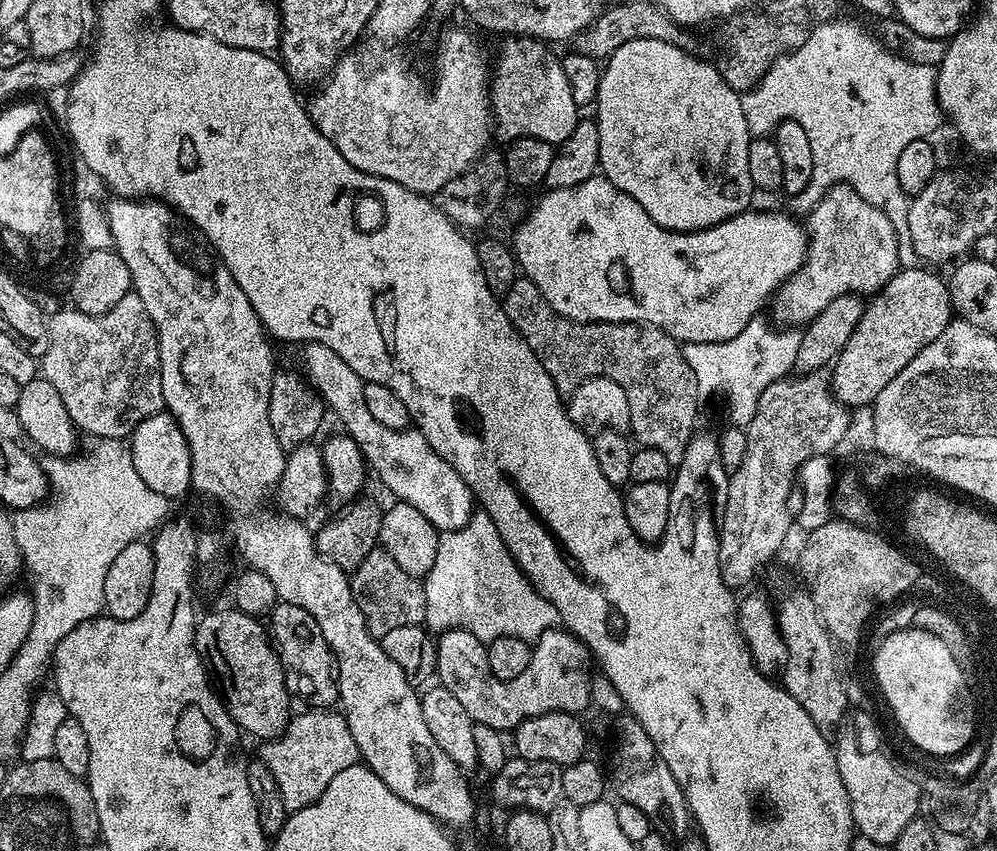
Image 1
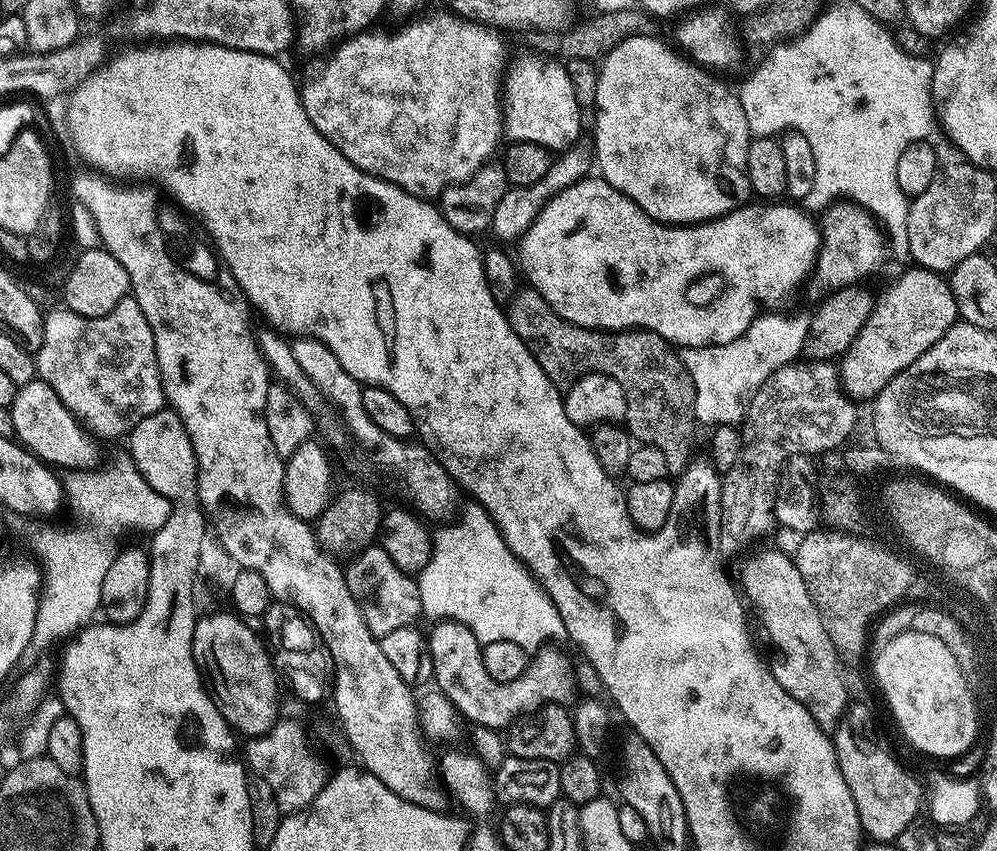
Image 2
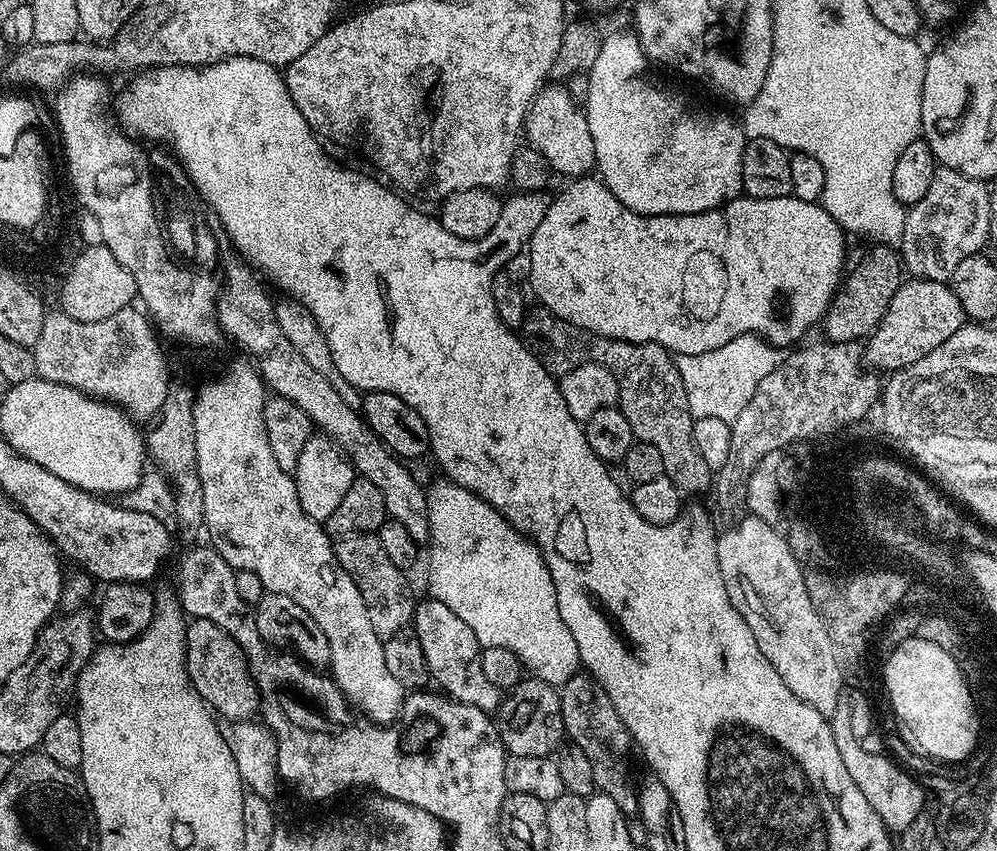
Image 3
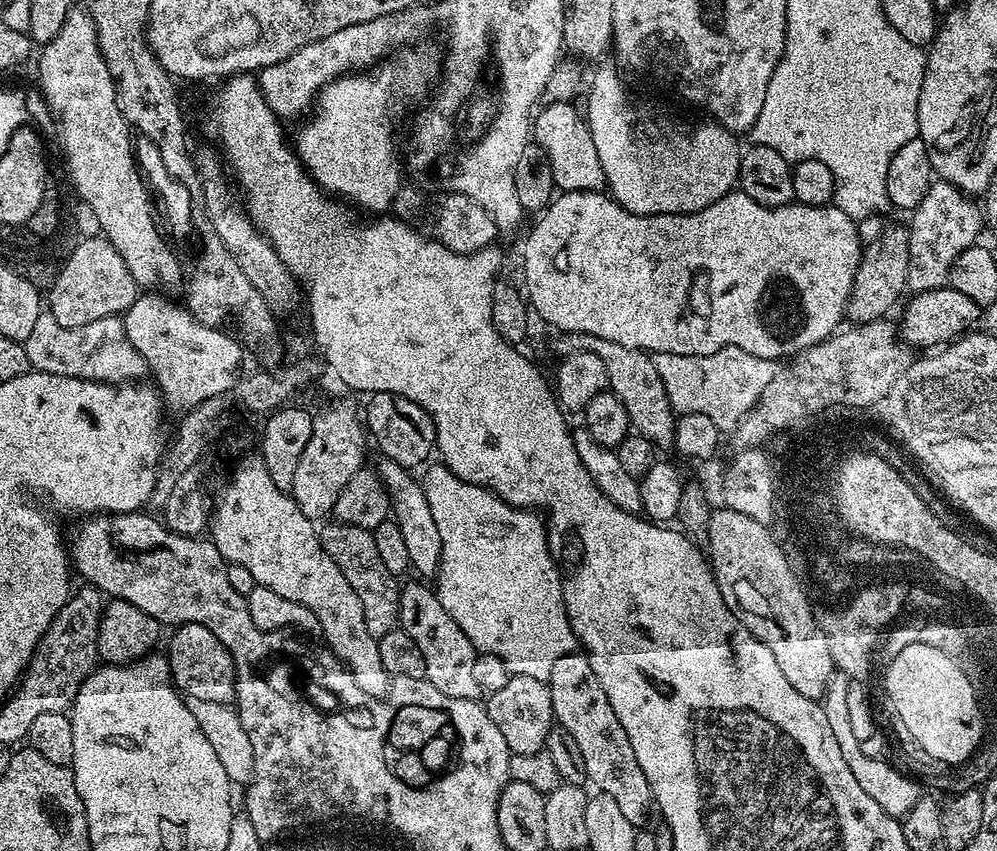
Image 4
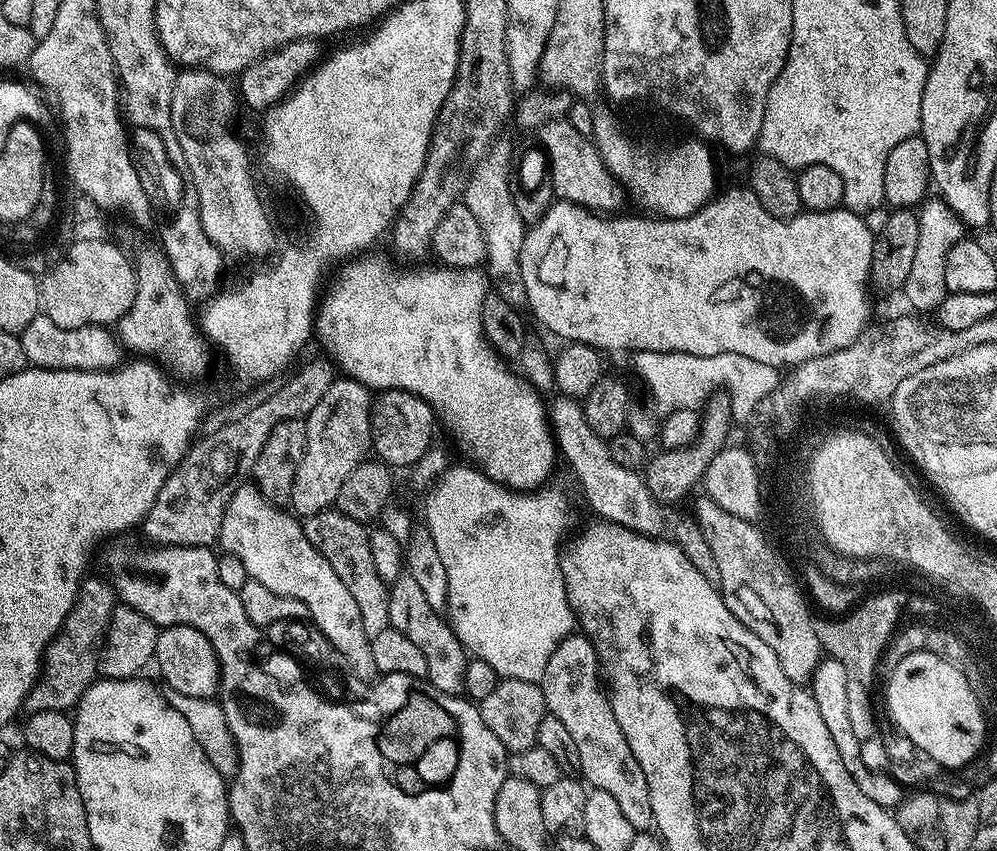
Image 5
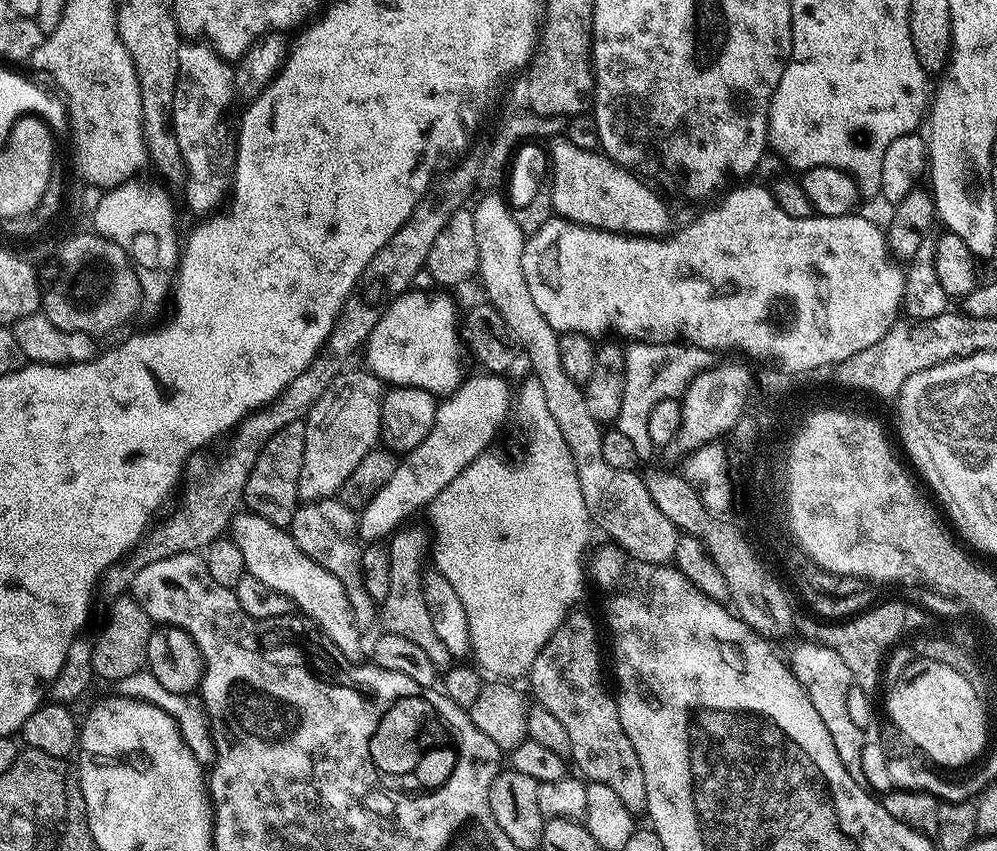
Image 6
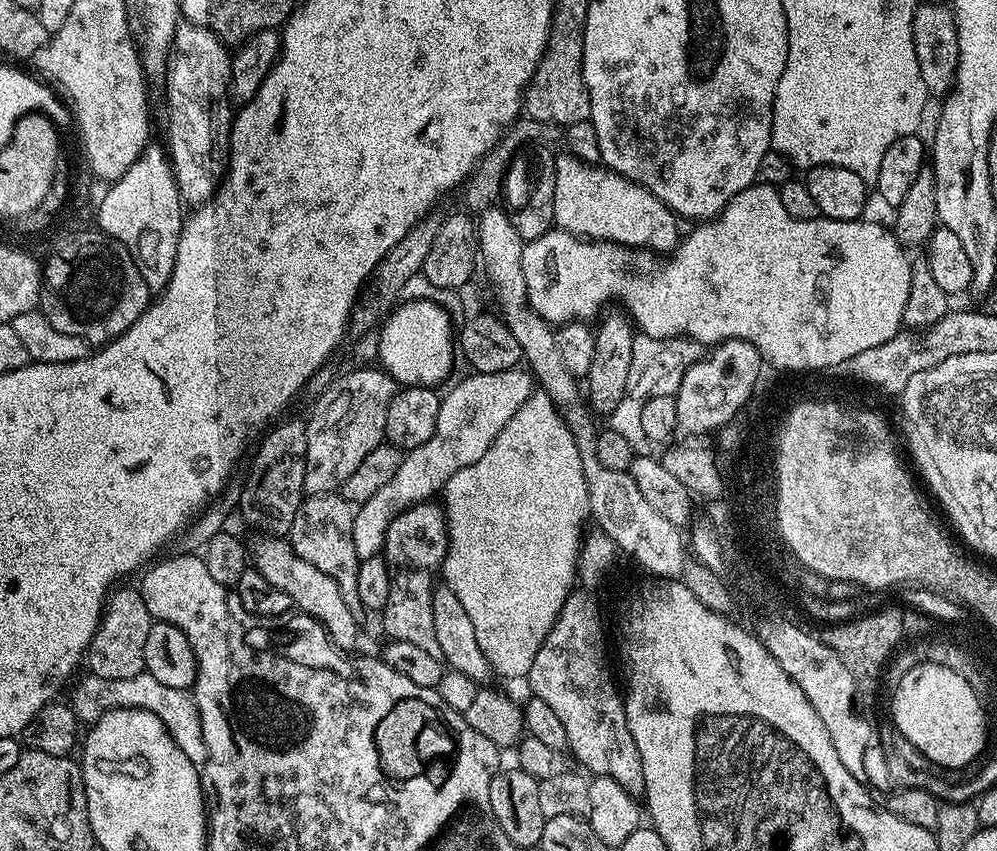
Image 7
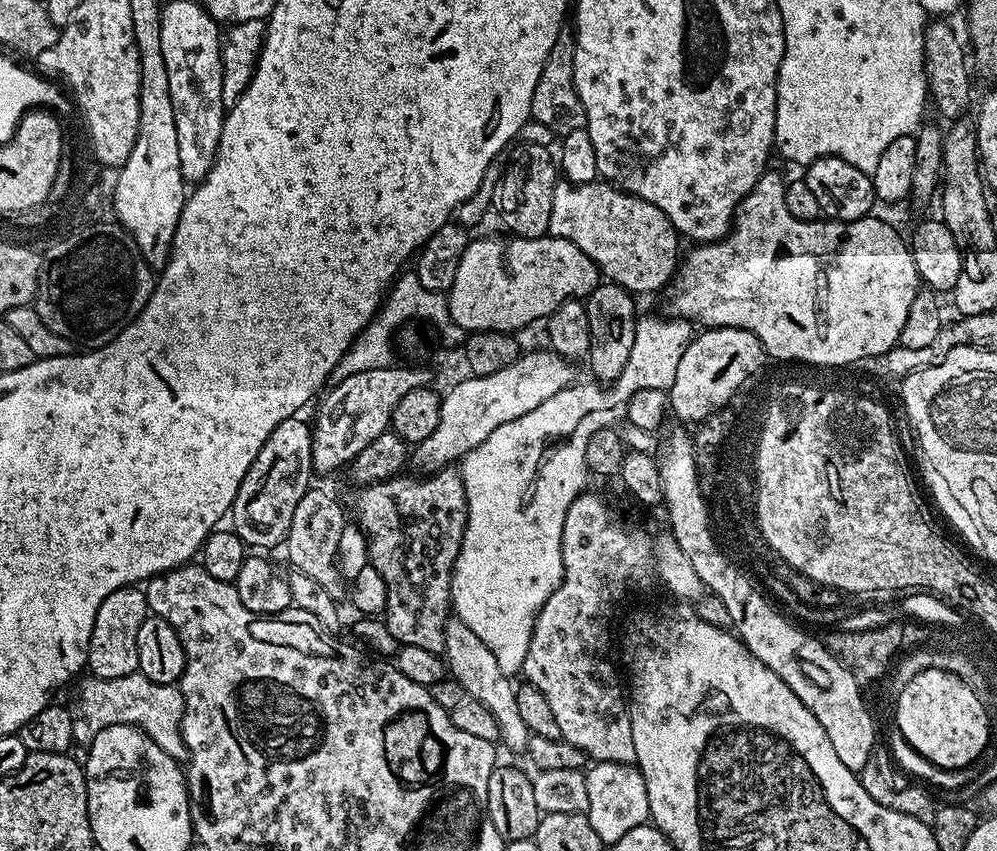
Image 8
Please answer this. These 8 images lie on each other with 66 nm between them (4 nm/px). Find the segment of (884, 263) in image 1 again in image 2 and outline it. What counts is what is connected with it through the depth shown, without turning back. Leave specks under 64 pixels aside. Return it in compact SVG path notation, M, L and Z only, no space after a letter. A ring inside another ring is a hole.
M833 206L823 213L820 254L814 269L825 289L844 288L847 284L861 283L886 258L886 242L881 229L869 215L848 206Z

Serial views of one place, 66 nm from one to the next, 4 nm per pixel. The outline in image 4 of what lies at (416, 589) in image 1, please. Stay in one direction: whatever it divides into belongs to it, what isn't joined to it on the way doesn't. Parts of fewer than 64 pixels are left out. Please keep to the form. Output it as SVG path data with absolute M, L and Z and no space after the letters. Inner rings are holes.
M328 522L319 529L318 535L321 546L330 554L330 558L342 570L346 582L358 594L358 602L362 602L362 614L366 618L366 630L371 636L382 637L397 631L400 615L400 589L397 577L386 570L382 558L378 555L378 546L374 546L371 531L362 526L350 526L339 522Z

